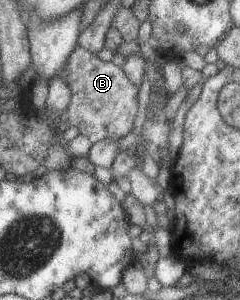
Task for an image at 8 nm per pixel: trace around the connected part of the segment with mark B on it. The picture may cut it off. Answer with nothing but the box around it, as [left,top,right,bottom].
[65,44,138,144]

